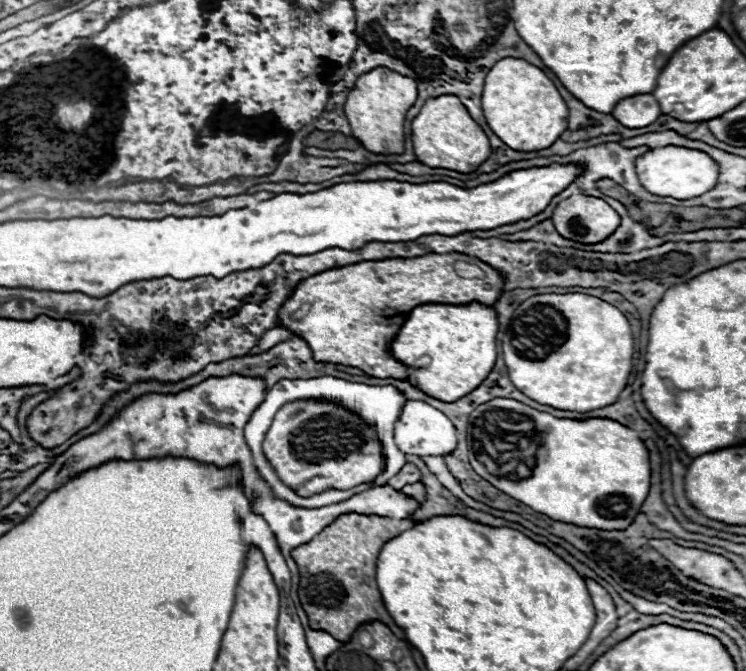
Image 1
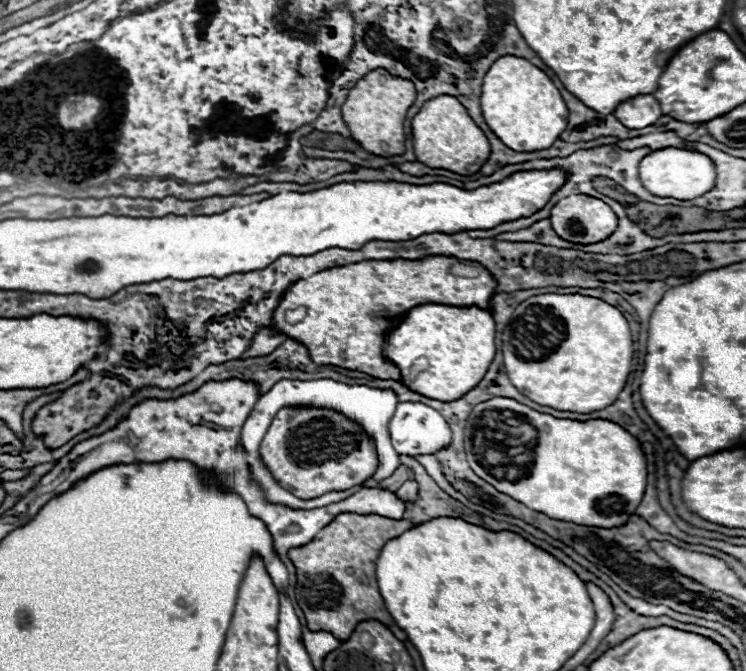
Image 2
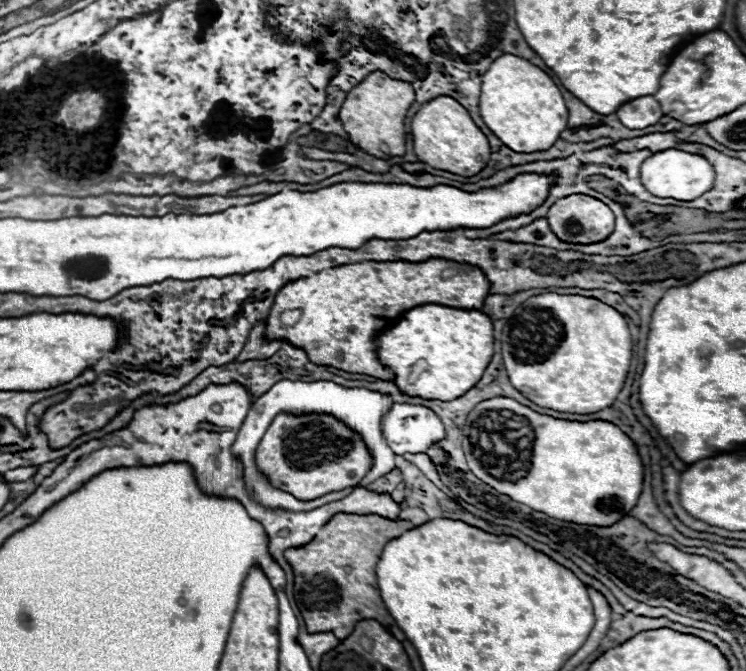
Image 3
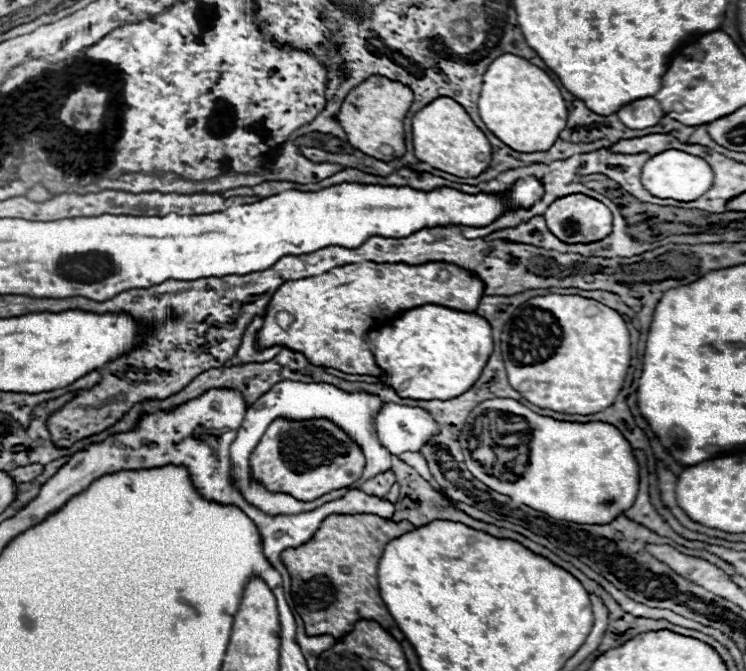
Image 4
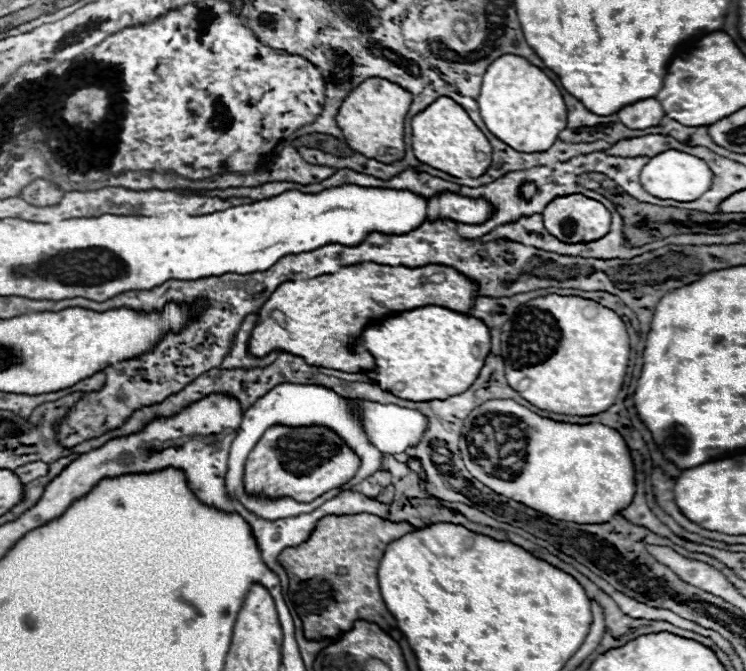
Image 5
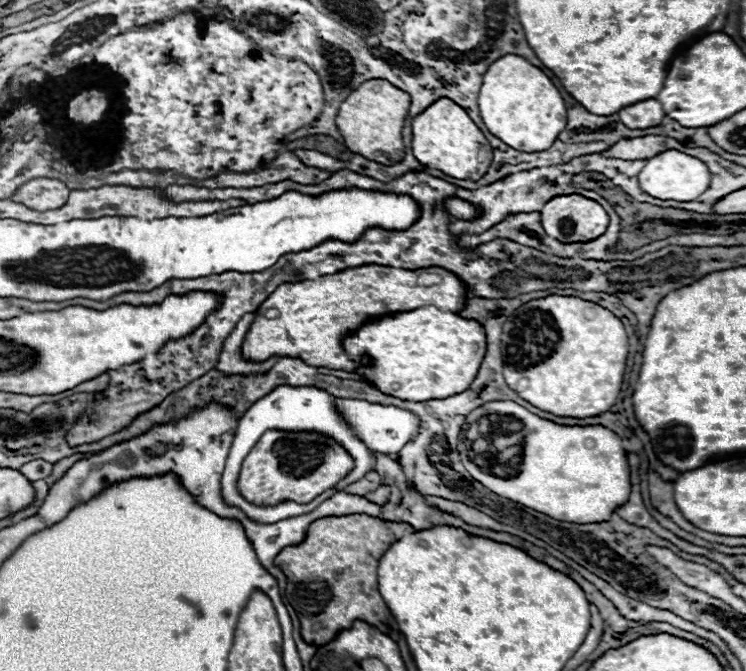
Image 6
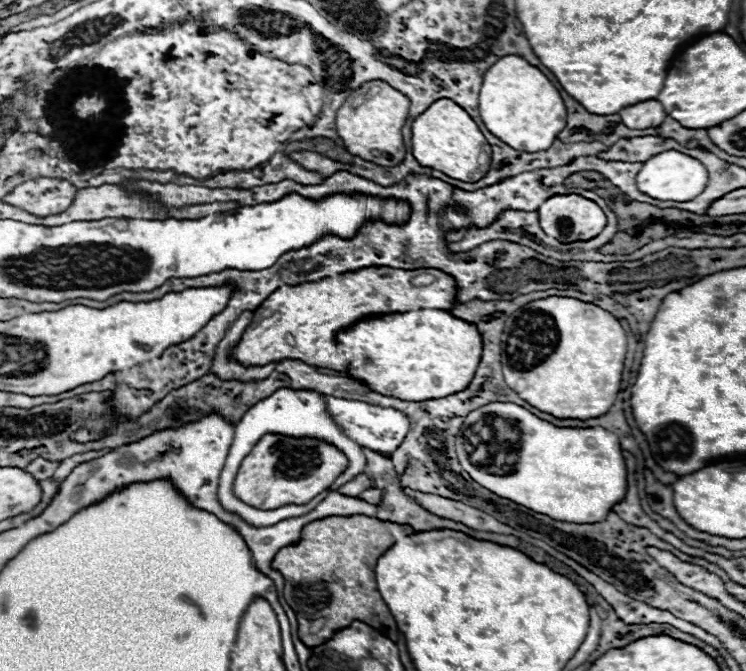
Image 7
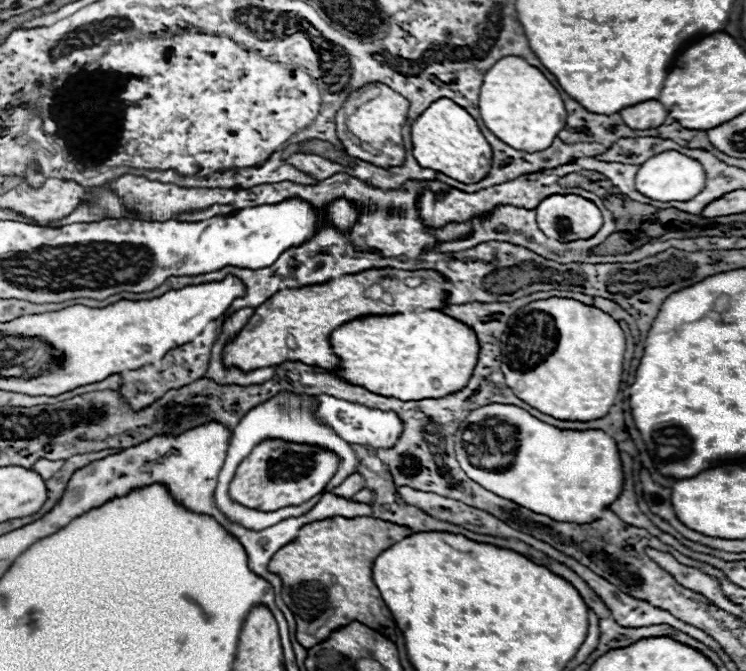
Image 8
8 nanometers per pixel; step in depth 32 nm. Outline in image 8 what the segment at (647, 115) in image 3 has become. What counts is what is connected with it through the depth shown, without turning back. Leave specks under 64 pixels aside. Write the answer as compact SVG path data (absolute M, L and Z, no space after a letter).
M640 102L640 106L628 106L628 110L620 110L620 116L624 118L624 124L634 130L646 130L646 128L658 128L664 124L668 112L660 102Z

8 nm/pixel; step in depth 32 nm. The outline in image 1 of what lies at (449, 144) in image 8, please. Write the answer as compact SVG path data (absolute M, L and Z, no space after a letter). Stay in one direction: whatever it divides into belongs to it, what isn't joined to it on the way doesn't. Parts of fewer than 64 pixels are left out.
M450 94L430 98L422 106L420 114L412 120L412 144L418 162L430 168L446 168L462 174L474 172L492 152L484 130L472 120L460 98Z

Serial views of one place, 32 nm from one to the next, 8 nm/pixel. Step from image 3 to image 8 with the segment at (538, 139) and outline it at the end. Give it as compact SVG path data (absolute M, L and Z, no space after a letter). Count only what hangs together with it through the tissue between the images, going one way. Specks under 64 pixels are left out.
M504 56L486 72L480 88L480 114L486 128L496 138L524 152L546 150L566 122L560 92L538 68L530 66L520 56Z

